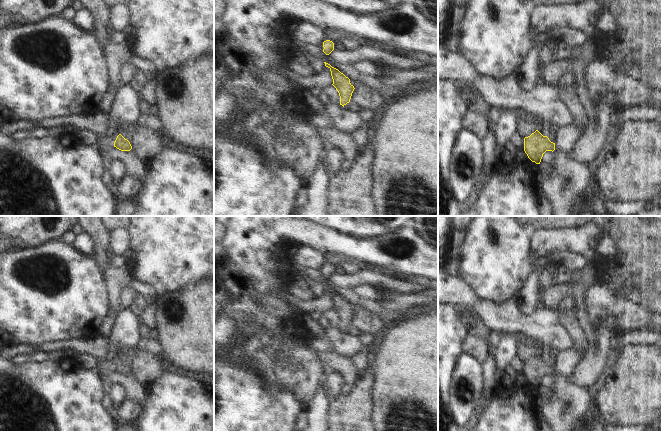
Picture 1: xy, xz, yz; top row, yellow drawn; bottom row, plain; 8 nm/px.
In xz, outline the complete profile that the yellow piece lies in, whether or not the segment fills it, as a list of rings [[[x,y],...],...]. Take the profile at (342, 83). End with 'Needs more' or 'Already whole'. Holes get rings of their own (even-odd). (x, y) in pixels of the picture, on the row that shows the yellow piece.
[[[325,63],[325,66],[328,67],[331,71],[331,76],[333,79],[333,86],[339,93],[340,96],[340,105],[342,105],[347,111],[358,112],[360,107],[354,103],[350,102],[352,93],[354,91],[354,86],[350,83],[350,79],[341,73],[338,69],[332,67],[330,64]]]. Needs more

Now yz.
[[[549,127],[547,136],[543,136],[538,130],[524,138],[524,151],[528,158],[540,164],[543,154],[546,151],[554,151],[557,141],[557,129]]]. Needs more

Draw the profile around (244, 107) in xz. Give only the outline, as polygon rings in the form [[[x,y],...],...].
[[[233,92],[231,95],[235,98],[237,105],[236,114],[228,122],[221,122],[214,125],[214,135],[223,135],[227,130],[233,128],[234,126],[240,126],[243,117],[247,116],[255,110],[266,110],[271,111],[270,106],[267,104],[255,104],[250,100],[245,100],[243,98],[237,97]]]

